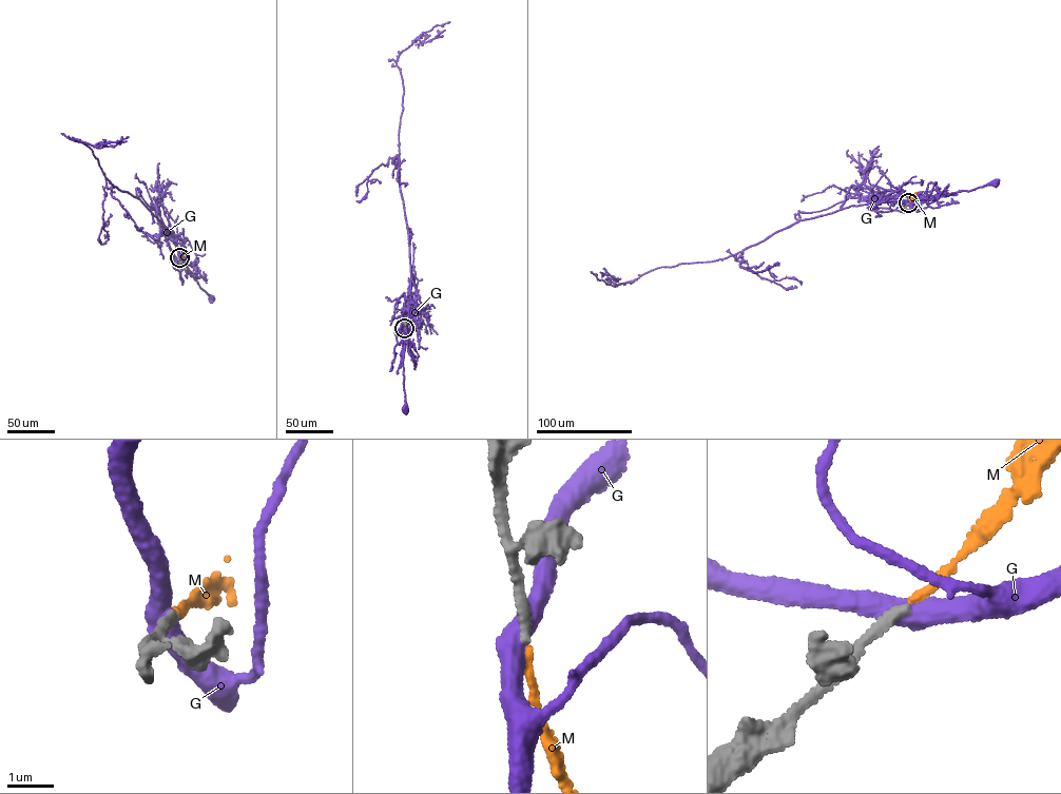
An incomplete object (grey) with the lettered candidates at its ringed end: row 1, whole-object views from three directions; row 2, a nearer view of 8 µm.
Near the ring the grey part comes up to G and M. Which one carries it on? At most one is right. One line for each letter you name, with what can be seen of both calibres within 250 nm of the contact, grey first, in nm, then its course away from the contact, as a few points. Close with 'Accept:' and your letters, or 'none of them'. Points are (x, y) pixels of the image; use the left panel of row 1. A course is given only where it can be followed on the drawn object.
M: 190 nm thick on the grey side, 160 nm on the other
Accept: M

